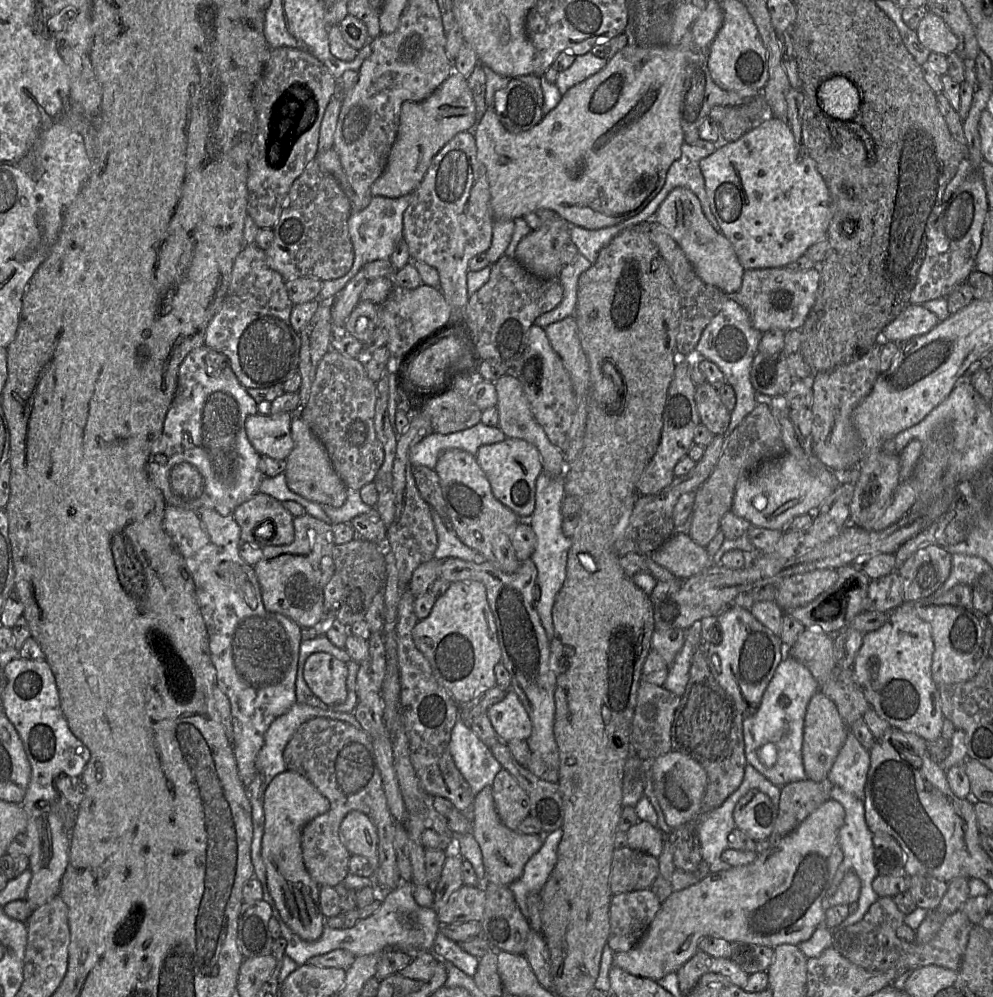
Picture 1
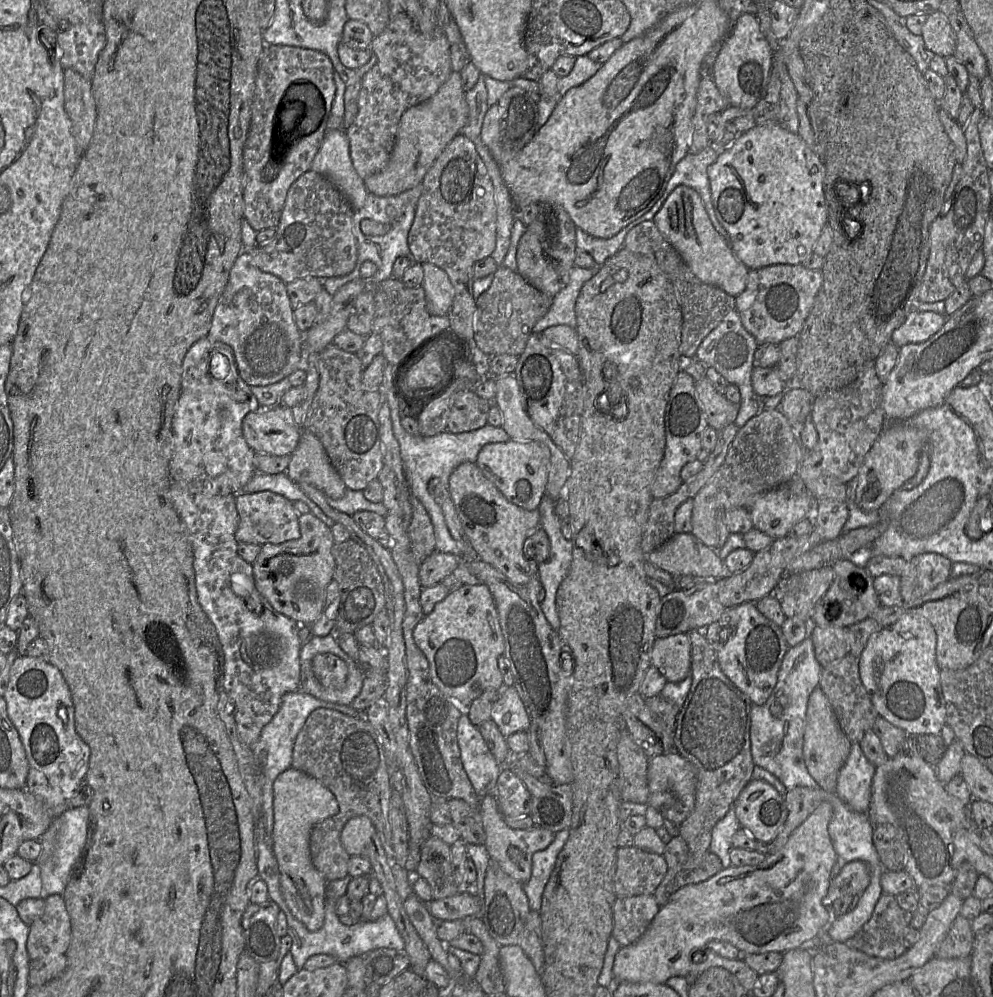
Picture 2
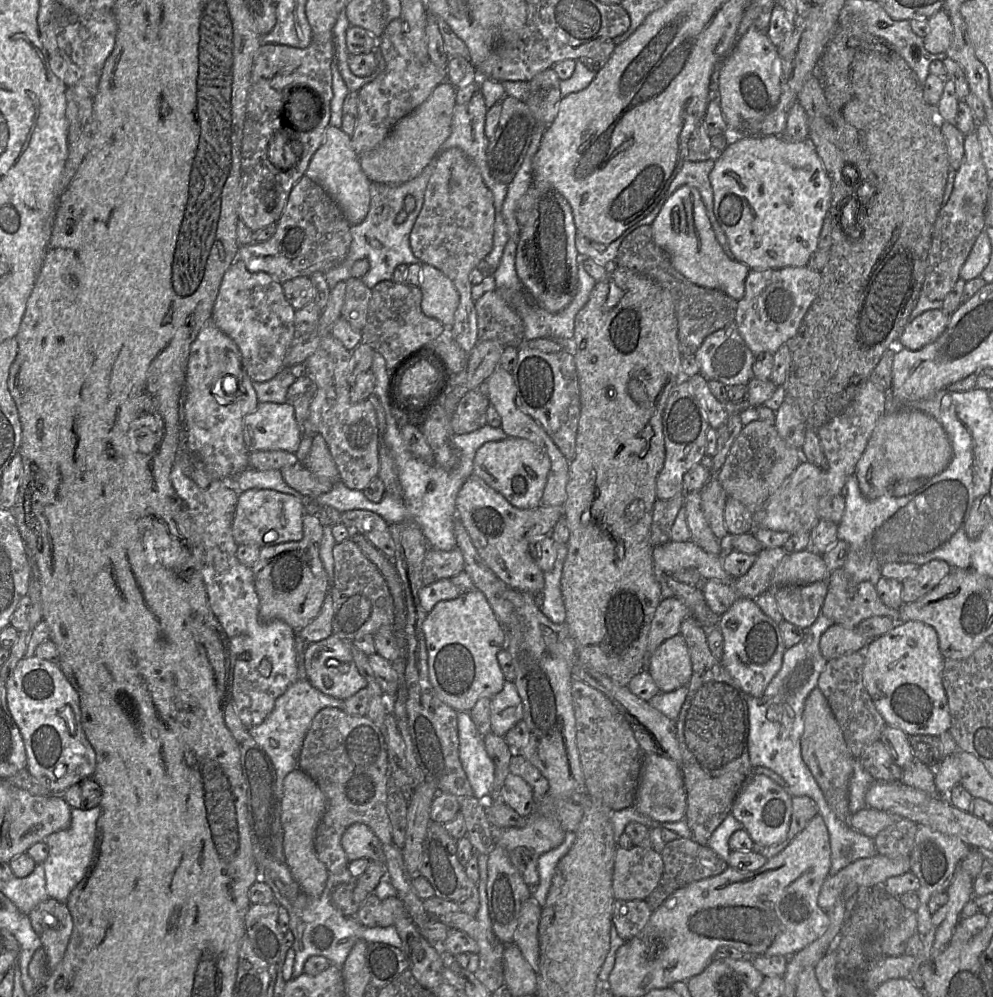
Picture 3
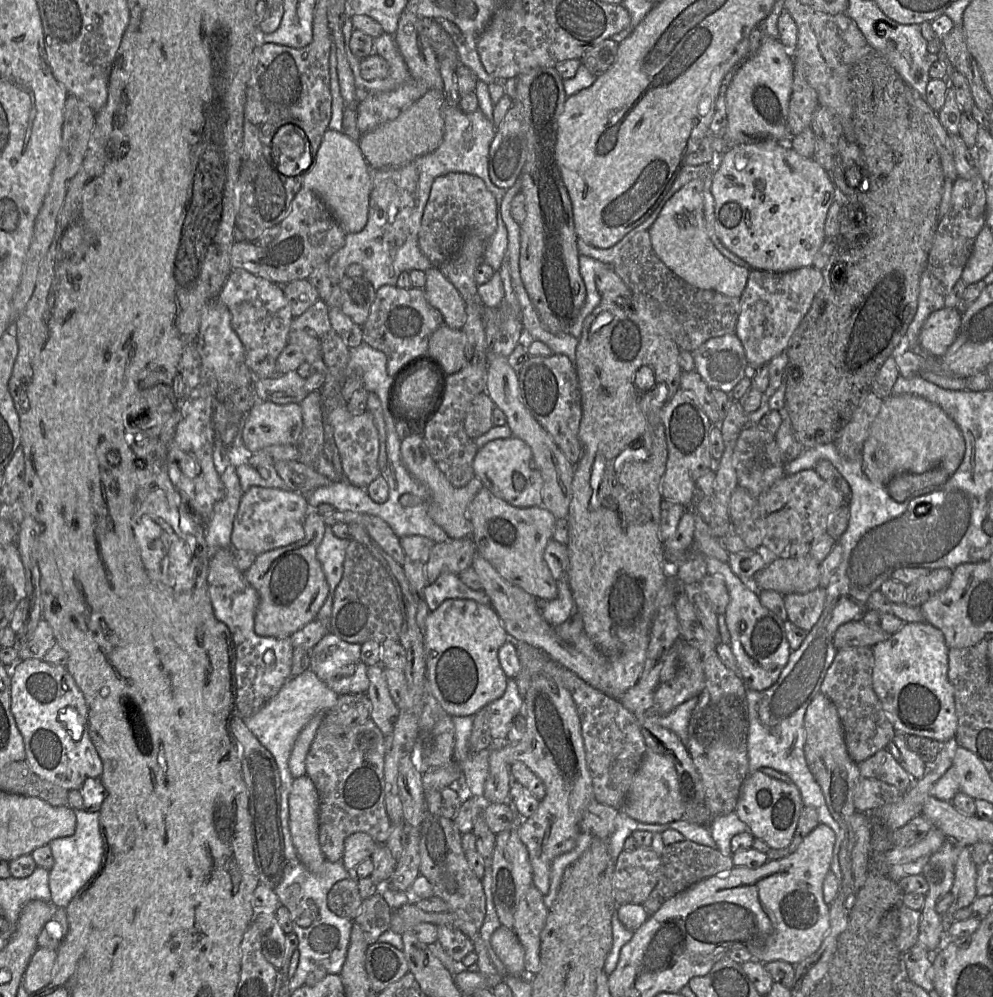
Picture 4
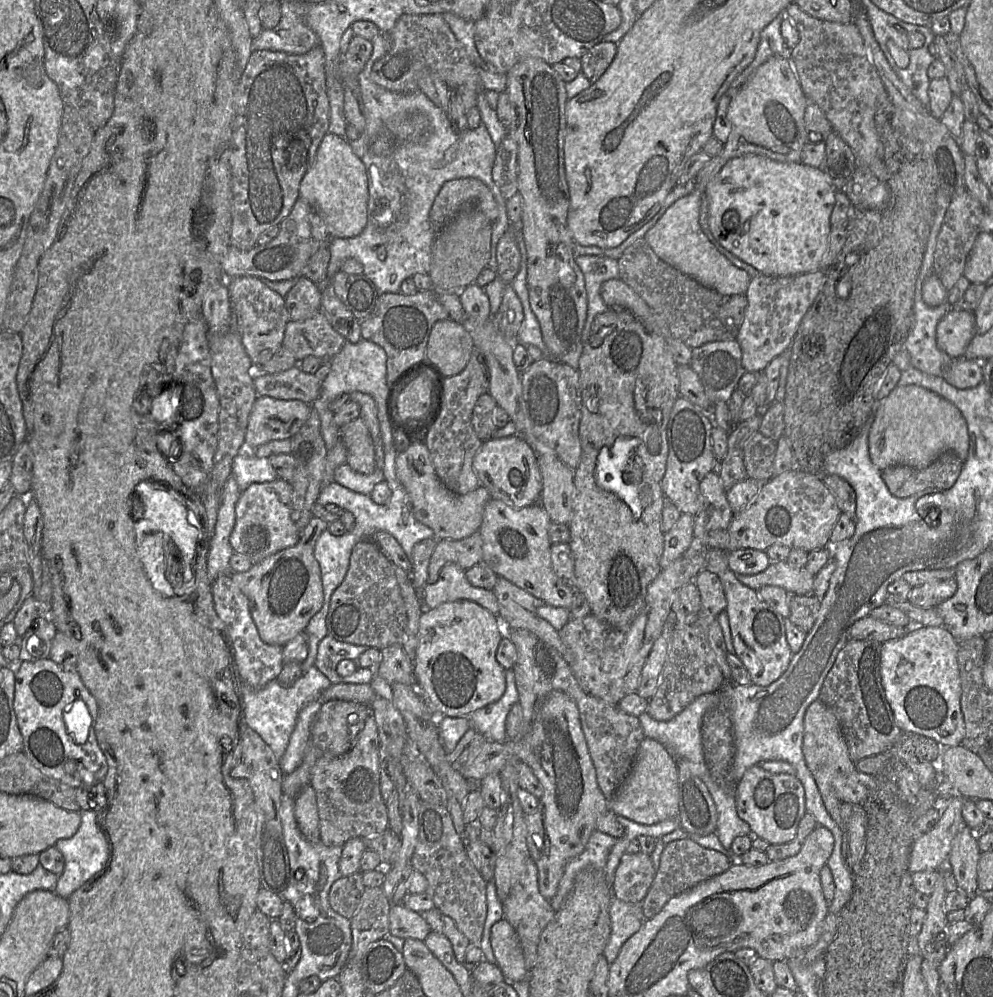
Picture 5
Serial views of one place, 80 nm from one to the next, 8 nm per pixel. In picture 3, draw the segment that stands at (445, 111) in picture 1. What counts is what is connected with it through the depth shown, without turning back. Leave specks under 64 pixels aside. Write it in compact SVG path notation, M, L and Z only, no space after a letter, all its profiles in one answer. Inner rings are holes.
M448 79L440 83L426 101L396 123L380 144L360 156L361 168L371 182L402 184L422 173L451 134L456 92Z

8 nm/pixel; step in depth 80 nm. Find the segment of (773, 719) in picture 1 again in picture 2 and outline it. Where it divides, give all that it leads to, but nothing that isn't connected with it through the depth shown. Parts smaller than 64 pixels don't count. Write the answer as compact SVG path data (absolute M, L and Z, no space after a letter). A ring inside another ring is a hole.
M810 635L795 647L789 647L778 672L776 685L763 705L752 703L750 715L750 749L753 763L776 776L790 790L797 786L819 788L809 774L803 757L803 742L806 728L806 713L811 693L819 687L823 668L817 661Z

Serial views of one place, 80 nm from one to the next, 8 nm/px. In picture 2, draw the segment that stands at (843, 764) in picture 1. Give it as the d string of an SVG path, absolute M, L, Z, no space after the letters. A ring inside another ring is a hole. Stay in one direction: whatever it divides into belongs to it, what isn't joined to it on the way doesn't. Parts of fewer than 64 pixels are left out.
M852 743L849 755L841 767L836 794L852 810L867 812L875 766L866 758L859 743Z

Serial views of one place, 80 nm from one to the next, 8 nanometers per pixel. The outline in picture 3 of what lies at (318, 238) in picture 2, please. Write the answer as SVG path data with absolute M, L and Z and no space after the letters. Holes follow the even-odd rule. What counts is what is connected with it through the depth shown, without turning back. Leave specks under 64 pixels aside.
M304 175L292 188L276 222L276 232L264 242L239 247L237 259L251 272L265 272L280 283L296 277L326 273L340 265L350 248L351 225L335 201L315 181Z

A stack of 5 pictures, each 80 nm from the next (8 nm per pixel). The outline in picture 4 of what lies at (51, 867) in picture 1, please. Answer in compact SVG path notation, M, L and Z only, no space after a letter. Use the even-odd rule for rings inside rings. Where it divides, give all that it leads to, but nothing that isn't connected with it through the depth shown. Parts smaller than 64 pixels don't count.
M41 659L18 660L11 671L10 708L23 737L26 762L39 777L66 790L81 788L88 778L100 778L103 764L88 733L88 707L83 693L65 666Z

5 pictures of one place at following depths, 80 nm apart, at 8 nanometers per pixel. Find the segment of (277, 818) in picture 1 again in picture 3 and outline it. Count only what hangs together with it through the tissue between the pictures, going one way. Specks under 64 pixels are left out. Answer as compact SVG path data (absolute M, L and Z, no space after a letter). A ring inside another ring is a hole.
M294 769L285 776L280 799L280 821L283 830L285 863L301 890L311 897L320 896L329 874L326 866L318 859L314 847L316 827L325 810L325 795L309 775L301 769Z

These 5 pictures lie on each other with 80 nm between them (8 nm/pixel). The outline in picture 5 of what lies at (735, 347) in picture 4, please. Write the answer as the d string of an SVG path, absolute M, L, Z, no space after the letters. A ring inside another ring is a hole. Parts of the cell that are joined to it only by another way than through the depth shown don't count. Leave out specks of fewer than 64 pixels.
M736 339L708 342L700 347L693 348L690 367L697 373L703 385L704 392L712 403L716 401L727 402L733 391L737 388L740 378L746 372L742 365L742 349Z

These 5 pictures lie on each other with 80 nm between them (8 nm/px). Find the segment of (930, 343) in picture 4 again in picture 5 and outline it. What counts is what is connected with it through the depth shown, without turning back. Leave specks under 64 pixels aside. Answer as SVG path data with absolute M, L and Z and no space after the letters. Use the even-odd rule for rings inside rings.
M950 309L937 325L937 346L952 359L963 358L974 334L973 312Z

